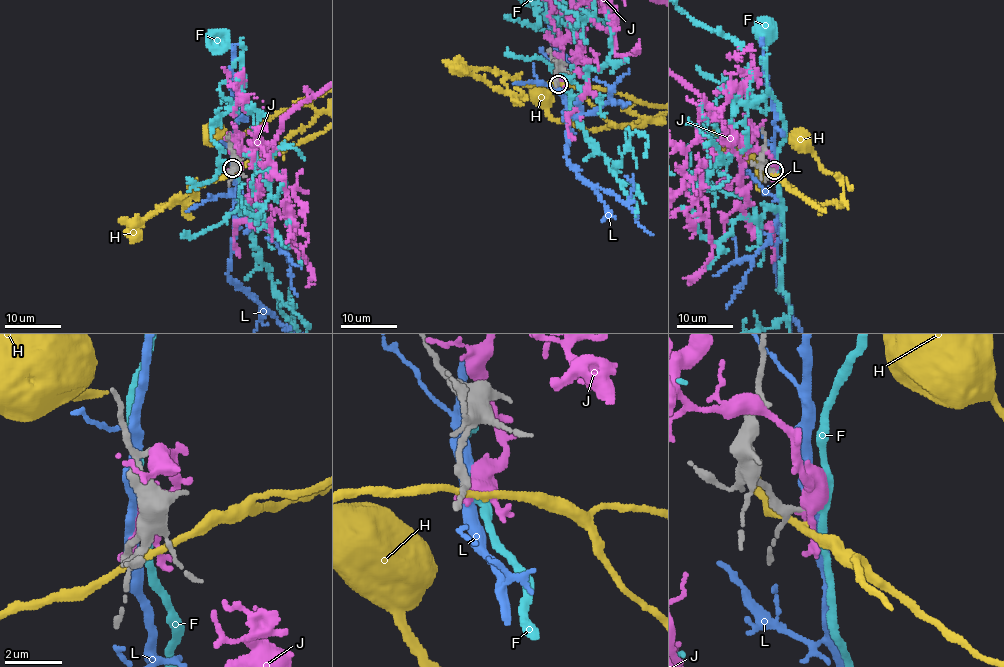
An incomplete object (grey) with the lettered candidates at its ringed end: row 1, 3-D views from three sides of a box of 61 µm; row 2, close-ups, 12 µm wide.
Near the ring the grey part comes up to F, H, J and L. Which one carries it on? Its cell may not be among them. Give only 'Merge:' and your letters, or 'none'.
Merge: F

